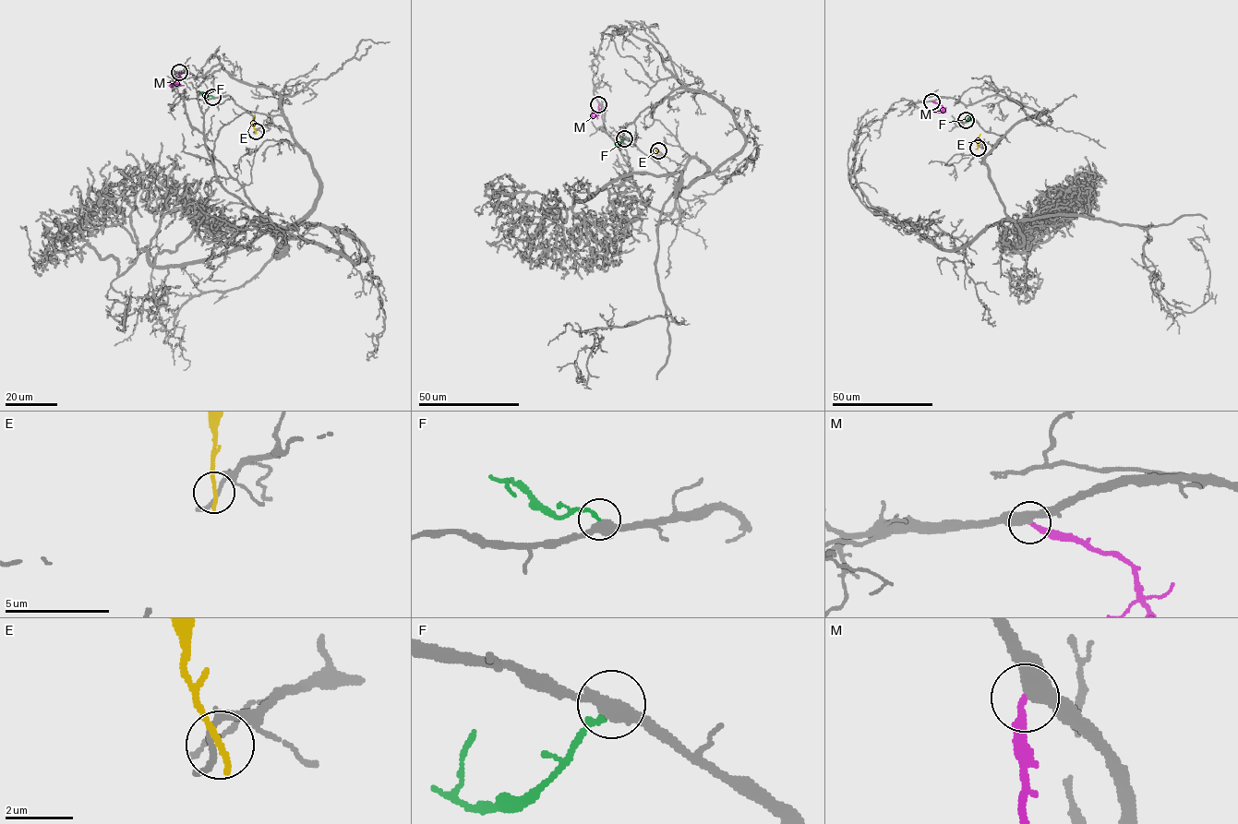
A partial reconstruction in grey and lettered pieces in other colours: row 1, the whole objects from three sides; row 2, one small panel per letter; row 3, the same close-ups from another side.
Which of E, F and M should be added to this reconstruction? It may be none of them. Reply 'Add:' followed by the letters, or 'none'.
Add: M

